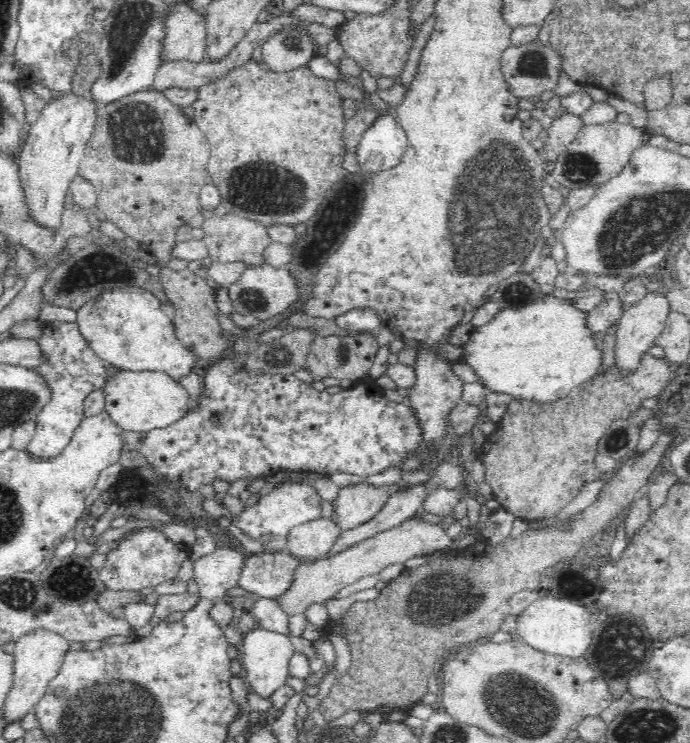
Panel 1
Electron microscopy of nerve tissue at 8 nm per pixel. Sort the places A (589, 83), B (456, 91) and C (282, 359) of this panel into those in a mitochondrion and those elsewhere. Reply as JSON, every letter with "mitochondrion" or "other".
{"A":"other","B":"other","C":"mitochondrion"}

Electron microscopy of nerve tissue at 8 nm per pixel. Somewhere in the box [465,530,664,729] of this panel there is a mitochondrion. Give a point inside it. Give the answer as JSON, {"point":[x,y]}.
{"point":[615,668]}

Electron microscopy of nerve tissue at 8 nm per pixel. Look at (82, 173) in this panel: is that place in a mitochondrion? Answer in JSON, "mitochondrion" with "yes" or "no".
{"mitochondrion":"no"}

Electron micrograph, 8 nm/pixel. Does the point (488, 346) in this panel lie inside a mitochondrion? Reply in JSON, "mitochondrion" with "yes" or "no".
{"mitochondrion":"no"}

